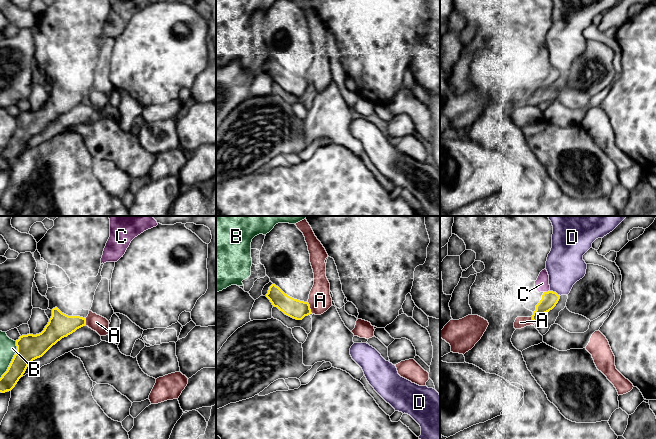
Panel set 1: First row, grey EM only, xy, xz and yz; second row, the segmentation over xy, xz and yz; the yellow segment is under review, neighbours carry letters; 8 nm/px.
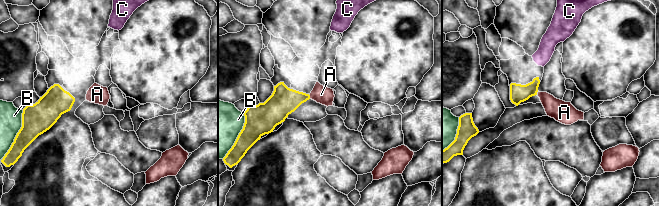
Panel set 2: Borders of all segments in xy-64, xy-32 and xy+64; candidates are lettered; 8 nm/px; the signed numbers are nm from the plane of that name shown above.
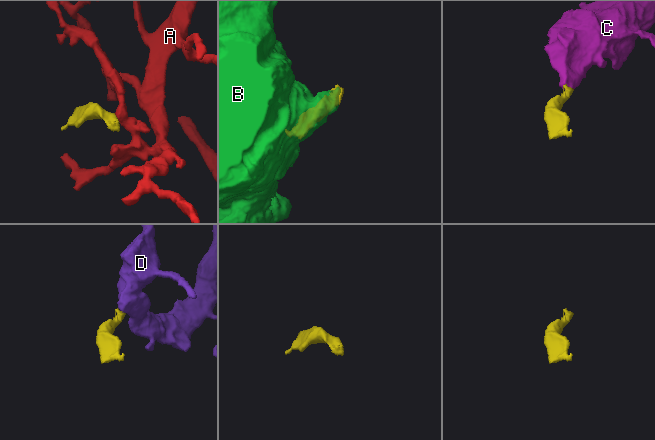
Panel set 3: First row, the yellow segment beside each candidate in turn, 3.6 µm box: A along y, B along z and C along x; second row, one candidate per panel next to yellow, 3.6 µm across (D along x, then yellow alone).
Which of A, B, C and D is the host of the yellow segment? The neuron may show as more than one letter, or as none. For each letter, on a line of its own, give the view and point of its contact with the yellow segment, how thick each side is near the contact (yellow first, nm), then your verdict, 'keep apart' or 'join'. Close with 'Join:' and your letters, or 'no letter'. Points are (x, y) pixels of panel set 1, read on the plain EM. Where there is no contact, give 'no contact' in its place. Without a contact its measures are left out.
A: xz (309, 83) | 160/180 nm | keep apart
B: xy (12, 136) | 200/140 nm | keep apart
C: yz (546, 68) | 130/110 nm | join
D: yz (555, 68) | 130/300 nm | keep apart
Join: C

